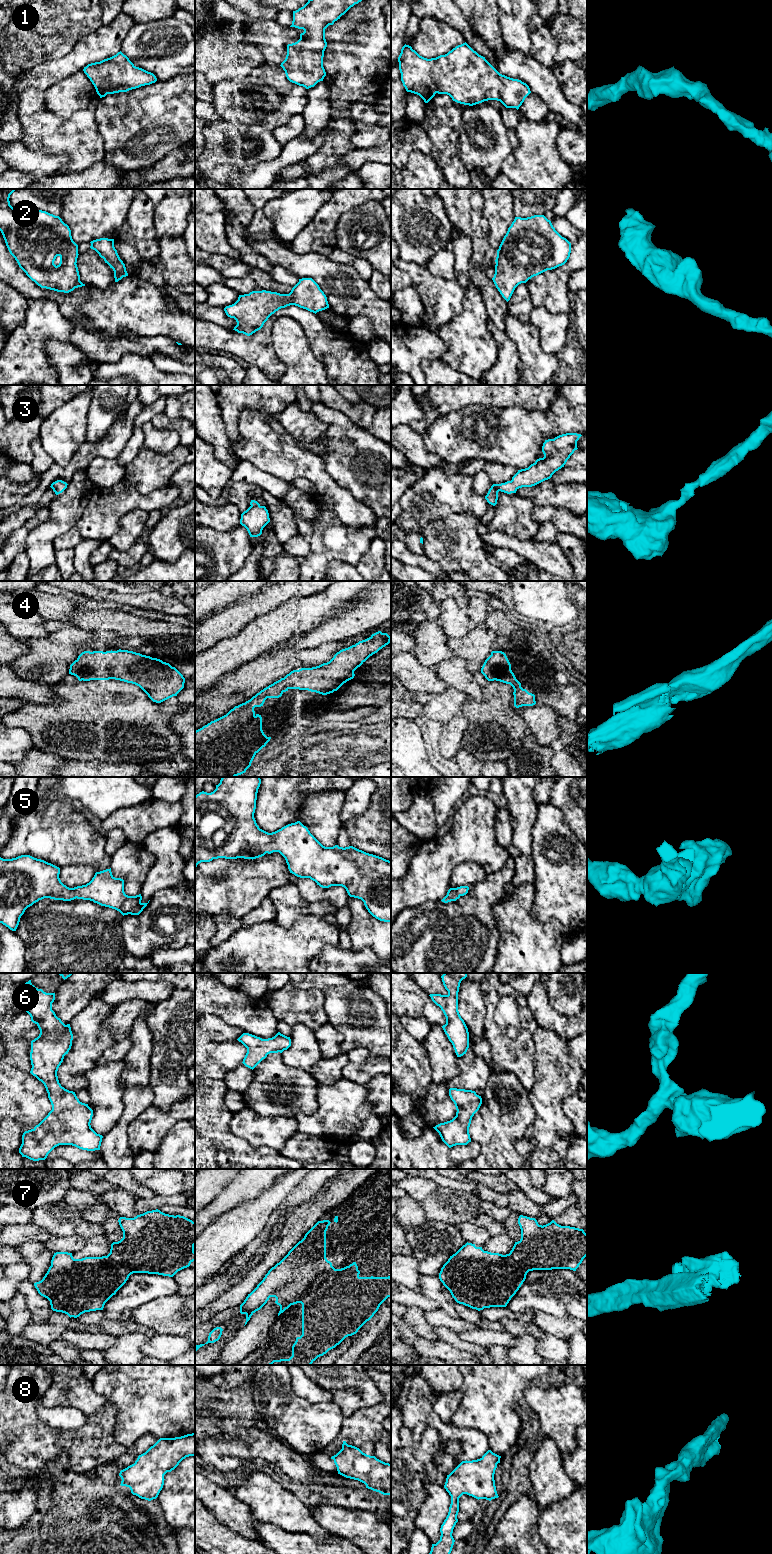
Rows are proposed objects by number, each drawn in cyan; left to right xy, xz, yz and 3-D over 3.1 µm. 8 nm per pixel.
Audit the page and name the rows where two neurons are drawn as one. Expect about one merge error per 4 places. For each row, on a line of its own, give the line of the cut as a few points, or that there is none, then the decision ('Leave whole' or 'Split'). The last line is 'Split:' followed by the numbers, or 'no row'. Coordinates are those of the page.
1: No split. Leave whole
2: No split. Leave whole
3: No split. Leave whole
4: No split. Leave whole
5: No split. Leave whole
6: No split. Leave whole
7: Split along xz (348, 1266), (334, 1280), (296, 1302). Split
8: No split. Leave whole
Split: 7

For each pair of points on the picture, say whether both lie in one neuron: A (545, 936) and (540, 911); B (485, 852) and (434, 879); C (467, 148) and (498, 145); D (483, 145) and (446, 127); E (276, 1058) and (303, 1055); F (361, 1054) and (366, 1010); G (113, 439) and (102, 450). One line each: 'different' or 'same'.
A: different
B: same
C: same
D: different
E: different
F: different
G: same

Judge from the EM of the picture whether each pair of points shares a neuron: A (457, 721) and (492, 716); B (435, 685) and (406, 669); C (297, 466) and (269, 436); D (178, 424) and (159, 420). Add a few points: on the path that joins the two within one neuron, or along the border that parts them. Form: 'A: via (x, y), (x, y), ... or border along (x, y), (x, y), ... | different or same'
A: border along (462, 714), (467, 720), (467, 728), (461, 742) | different
B: via (428, 682), (413, 675) | same
C: via (290, 459), (274, 443) | same
D: via (173, 424), (164, 422) | same

